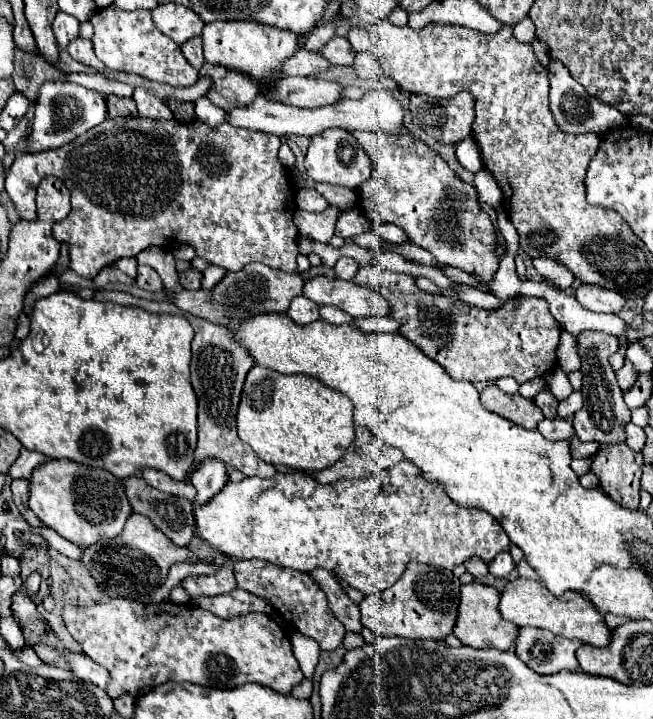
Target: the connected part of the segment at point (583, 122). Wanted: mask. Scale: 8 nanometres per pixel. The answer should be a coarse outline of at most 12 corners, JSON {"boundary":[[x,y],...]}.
{"boundary":[[550,62],[550,112],[564,134],[626,124],[592,98],[562,62]]}

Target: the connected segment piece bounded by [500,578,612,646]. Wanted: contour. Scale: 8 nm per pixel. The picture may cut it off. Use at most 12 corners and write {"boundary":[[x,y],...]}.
{"boundary":[[518,578],[500,598],[516,626],[608,646],[612,628],[580,592]]}

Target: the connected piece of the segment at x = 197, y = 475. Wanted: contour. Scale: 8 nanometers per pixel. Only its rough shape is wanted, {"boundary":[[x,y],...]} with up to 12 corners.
{"boundary":[[206,458],[190,474],[198,490],[196,504],[206,504],[222,490],[228,466]]}

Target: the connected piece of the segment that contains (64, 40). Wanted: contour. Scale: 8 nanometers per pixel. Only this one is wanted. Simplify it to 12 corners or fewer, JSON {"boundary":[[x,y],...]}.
{"boundary":[[58,12],[52,30],[66,48],[78,36],[78,18]]}

